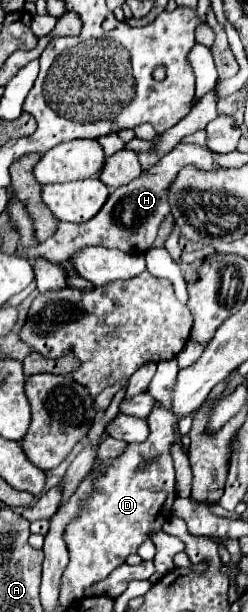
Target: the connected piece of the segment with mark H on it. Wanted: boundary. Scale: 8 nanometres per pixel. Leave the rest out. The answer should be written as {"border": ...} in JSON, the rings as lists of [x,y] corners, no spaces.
{"border":[[[178,144],[170,154],[166,154],[164,158],[160,158],[160,162],[154,164],[150,170],[146,170],[142,176],[138,176],[136,180],[132,180],[132,182],[126,184],[126,186],[116,188],[116,190],[108,196],[104,208],[102,208],[92,220],[88,220],[88,222],[84,222],[84,224],[60,222],[60,224],[58,224],[58,230],[56,230],[56,234],[54,234],[52,238],[40,242],[36,248],[28,248],[28,250],[18,248],[18,250],[22,252],[22,256],[28,256],[28,258],[44,256],[44,258],[48,258],[48,260],[52,260],[52,262],[58,262],[58,264],[68,264],[68,260],[70,260],[78,250],[88,248],[88,246],[118,248],[118,250],[128,252],[128,254],[146,254],[148,250],[152,250],[152,244],[154,244],[154,240],[156,240],[156,236],[158,236],[160,224],[162,224],[164,218],[170,214],[170,204],[168,204],[170,184],[176,180],[178,172],[180,172],[182,168],[186,168],[186,166],[194,166],[194,168],[198,168],[198,170],[212,170],[212,168],[214,168],[214,162],[212,162],[210,150],[208,150],[208,148],[200,148],[198,144]]]}

